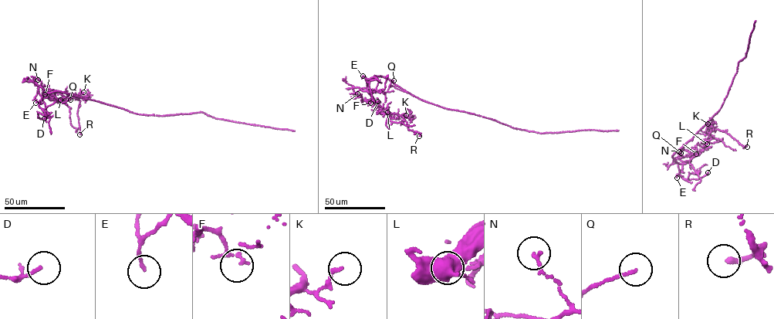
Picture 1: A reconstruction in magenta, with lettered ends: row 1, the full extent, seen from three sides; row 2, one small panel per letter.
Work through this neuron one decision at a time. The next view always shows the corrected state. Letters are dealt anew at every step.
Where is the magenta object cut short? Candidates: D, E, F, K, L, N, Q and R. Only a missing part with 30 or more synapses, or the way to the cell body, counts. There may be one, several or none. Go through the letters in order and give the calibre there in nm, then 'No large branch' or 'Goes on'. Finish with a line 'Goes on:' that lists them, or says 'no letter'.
D: Thickness 90 nm. No large branch
E: Thickness 130 nm. No large branch
F: Thickness 70 nm. No large branch
K: Thickness 130 nm. No large branch
L: Thickness 130 nm. No large branch
N: Thickness 150 nm. No large branch
Q: Thickness 130 nm. No large branch
R: Thickness 240 nm. No large branch
Goes on: no letter

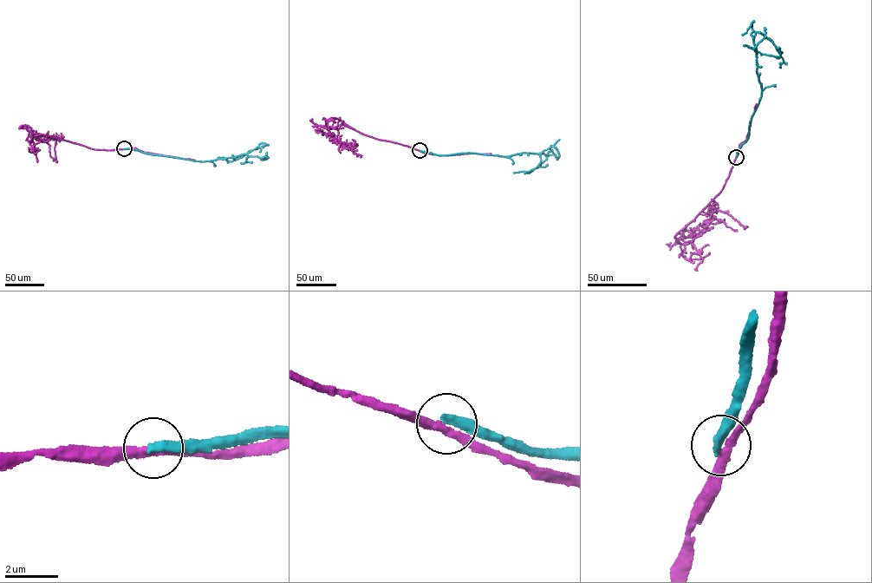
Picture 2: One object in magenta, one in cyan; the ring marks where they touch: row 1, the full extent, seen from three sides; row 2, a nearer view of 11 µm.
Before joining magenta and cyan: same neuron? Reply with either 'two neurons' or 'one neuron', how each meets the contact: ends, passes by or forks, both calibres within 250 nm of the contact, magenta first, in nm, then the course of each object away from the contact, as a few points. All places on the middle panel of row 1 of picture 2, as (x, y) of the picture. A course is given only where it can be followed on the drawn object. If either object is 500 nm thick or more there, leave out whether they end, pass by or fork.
two neurons; magenta passes by; cyan ends there; 280 nm thick on the magenta side, 360 nm on the other; magenta runs (419, 150), (360, 133), (339, 119), (328, 121), (329, 133), (348, 144), (360, 157); cyan runs (419, 150), (445, 155), (468, 153), (506, 156), (522, 153), (546, 155), (546, 160), (537, 167), (513, 173)

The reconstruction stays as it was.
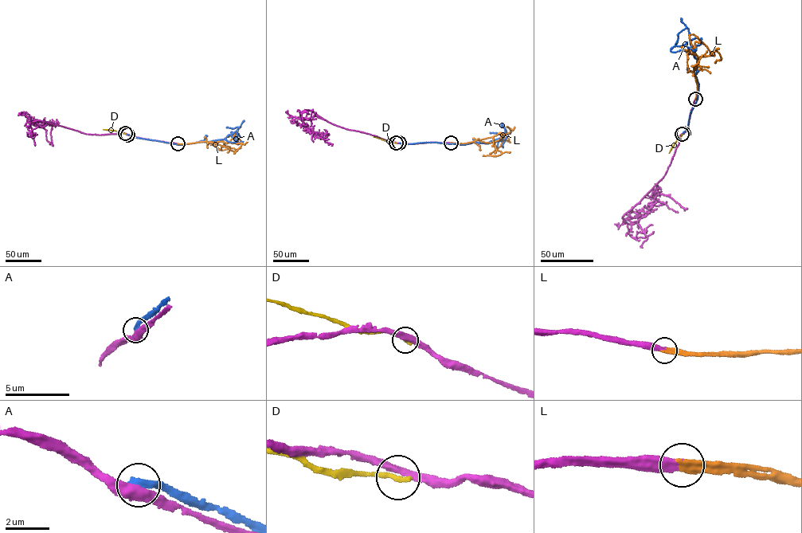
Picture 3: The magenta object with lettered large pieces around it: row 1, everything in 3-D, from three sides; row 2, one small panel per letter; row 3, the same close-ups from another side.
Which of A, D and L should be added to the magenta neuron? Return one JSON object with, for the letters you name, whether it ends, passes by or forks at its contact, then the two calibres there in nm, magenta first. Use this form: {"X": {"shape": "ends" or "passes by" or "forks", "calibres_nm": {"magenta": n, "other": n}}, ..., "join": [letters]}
{"L": {"shape": "ends", "calibres_nm": {"magenta": 400, "other": 400}}, "join": ["L"]}

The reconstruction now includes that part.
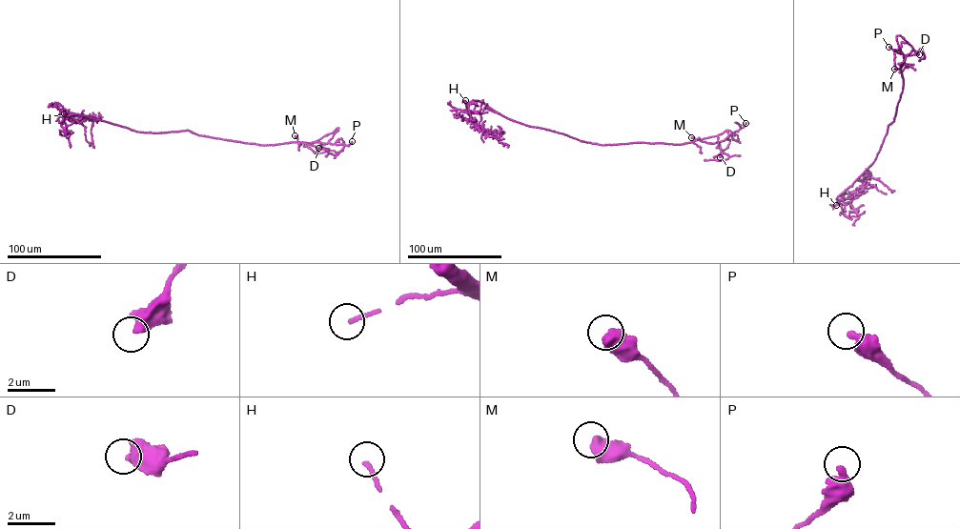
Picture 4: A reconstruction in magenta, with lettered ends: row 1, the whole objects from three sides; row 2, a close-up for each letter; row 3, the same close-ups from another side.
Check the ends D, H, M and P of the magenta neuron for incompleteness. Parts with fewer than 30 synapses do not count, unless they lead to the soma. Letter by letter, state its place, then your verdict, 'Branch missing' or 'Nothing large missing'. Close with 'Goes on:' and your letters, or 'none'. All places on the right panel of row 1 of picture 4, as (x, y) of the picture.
D: Place: (919, 54). Nothing large missing
H: Place: (836, 205). Branch missing
M: Place: (894, 69). Nothing large missing
P: Place: (888, 47). Nothing large missing
Goes on: H

